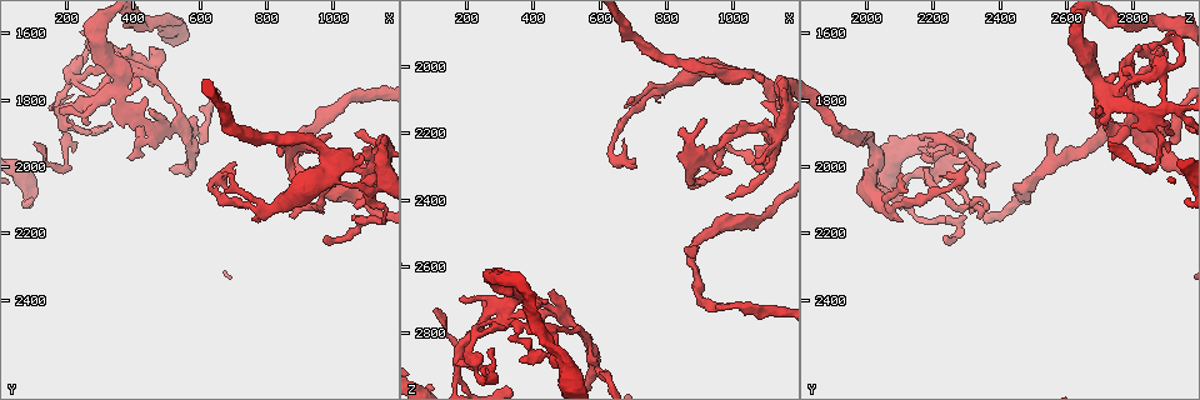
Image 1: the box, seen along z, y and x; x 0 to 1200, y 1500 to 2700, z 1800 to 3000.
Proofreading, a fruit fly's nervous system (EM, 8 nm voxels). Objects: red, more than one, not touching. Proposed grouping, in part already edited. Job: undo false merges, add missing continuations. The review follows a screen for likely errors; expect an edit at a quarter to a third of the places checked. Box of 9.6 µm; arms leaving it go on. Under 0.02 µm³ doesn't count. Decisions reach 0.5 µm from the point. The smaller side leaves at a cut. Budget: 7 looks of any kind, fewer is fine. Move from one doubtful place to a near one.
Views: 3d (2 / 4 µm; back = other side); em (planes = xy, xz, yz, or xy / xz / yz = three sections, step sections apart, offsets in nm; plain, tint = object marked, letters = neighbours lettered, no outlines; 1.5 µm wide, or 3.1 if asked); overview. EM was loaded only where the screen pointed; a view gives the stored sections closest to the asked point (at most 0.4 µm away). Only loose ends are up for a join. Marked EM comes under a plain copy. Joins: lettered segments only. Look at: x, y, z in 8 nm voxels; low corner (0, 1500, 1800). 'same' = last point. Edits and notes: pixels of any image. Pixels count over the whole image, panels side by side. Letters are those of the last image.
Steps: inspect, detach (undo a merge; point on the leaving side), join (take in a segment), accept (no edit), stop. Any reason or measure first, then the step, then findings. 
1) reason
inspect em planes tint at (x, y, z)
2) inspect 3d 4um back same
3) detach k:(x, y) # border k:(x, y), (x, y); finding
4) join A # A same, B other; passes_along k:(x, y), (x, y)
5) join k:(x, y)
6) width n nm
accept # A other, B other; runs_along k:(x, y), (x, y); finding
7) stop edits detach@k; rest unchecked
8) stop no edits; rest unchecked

inspect 3d 4um at (230, 1700, 2920)

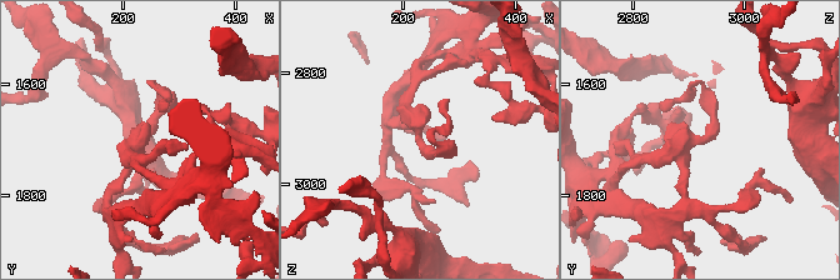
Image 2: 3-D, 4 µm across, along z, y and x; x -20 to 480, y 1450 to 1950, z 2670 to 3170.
arm_widths 160, 220 nm; shape alone is not enough
inspect em xy step 4 tint at (225, 1705, 2910)

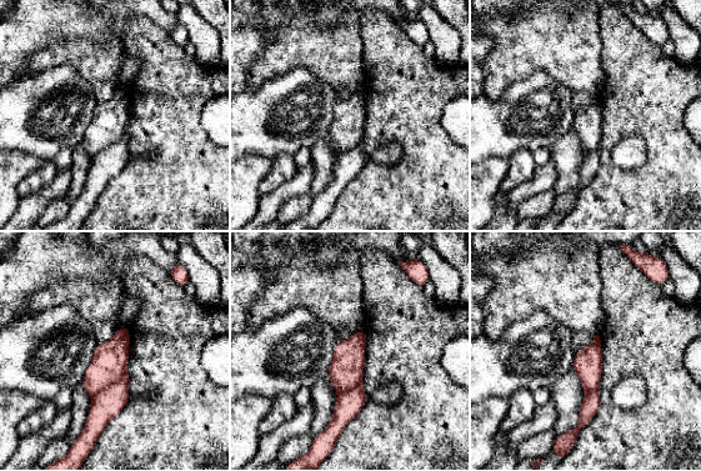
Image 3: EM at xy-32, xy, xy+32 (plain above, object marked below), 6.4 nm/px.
inspect em planes letters same

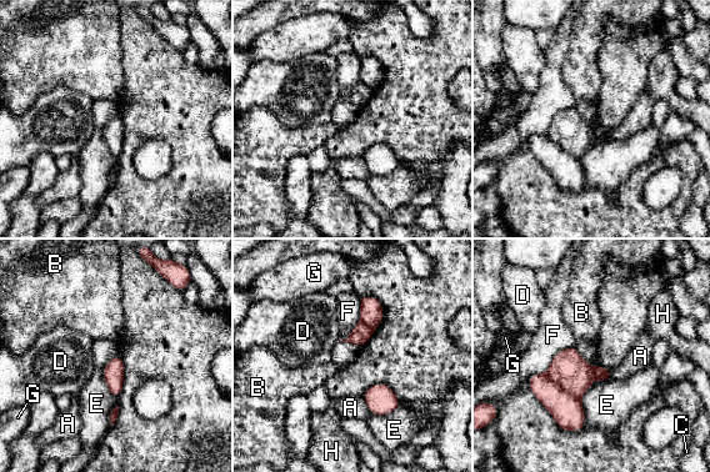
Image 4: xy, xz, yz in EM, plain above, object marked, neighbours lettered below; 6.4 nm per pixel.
detach 4:(569, 370) # A other, B other, C other, D other, E other, F other, G other, H other; two neurons meet here

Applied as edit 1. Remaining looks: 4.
abrupt turn
inspect em yz step 8 letters at (280, 1580, 2640)

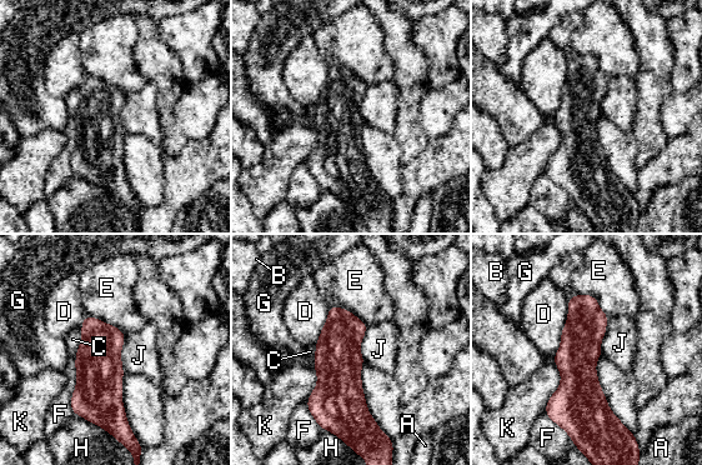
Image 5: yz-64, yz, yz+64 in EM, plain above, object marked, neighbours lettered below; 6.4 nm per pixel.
inspect em planes letters same

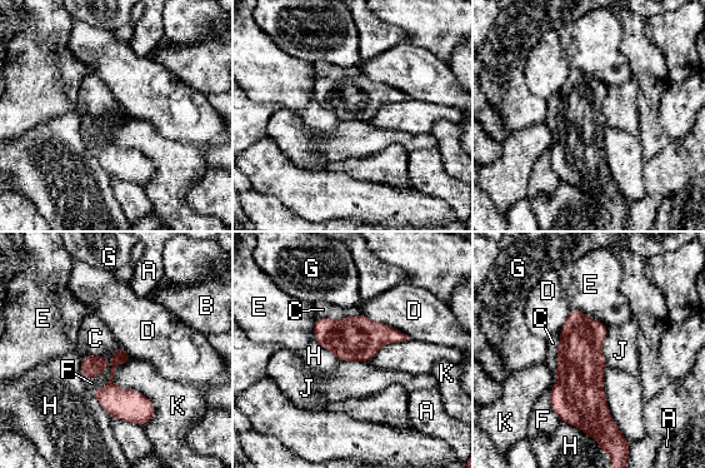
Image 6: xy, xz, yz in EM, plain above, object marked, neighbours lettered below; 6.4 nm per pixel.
accept # A other, B other, C other, D other, E other, F other, G other, H other, J other, K other; border 6:(608, 328), (603, 343), (605, 366); one neuron here

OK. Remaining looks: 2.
an open end
inspect em xy step 4 tint at (860, 1910, 2550)

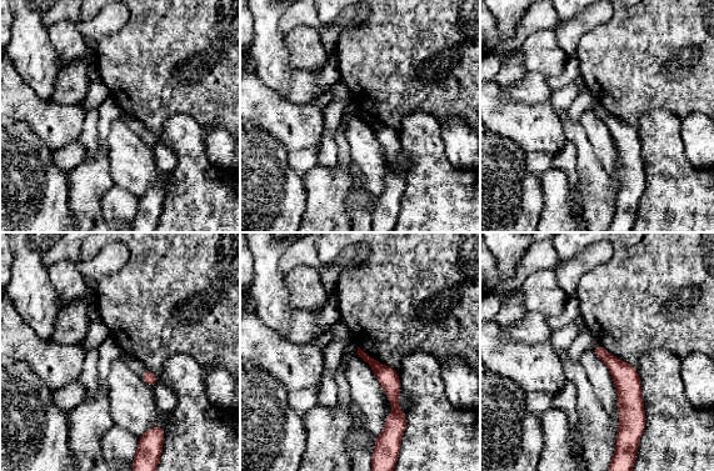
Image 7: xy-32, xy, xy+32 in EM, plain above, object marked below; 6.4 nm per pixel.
cut it another way
inspect em planes letters same

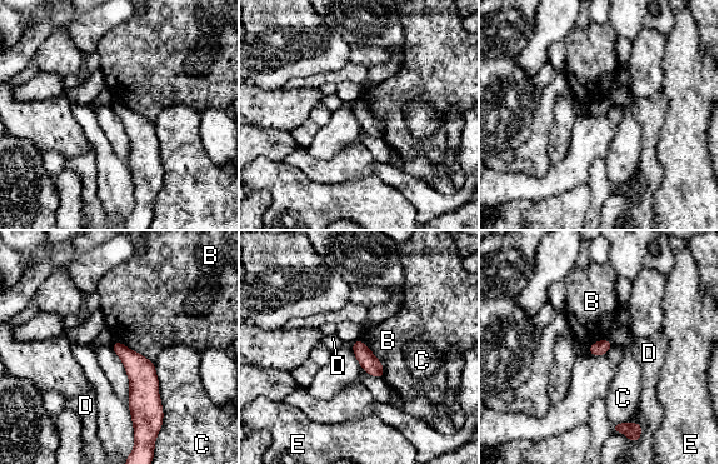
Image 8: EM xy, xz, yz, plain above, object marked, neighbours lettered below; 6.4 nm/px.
width 100 nm
accept # B other, C other, D other, E other; border 8:(360, 338), (380, 362), (384, 378); no lettered segment goes on from it

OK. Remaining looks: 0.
stop edits detach@4; rest unchecked

